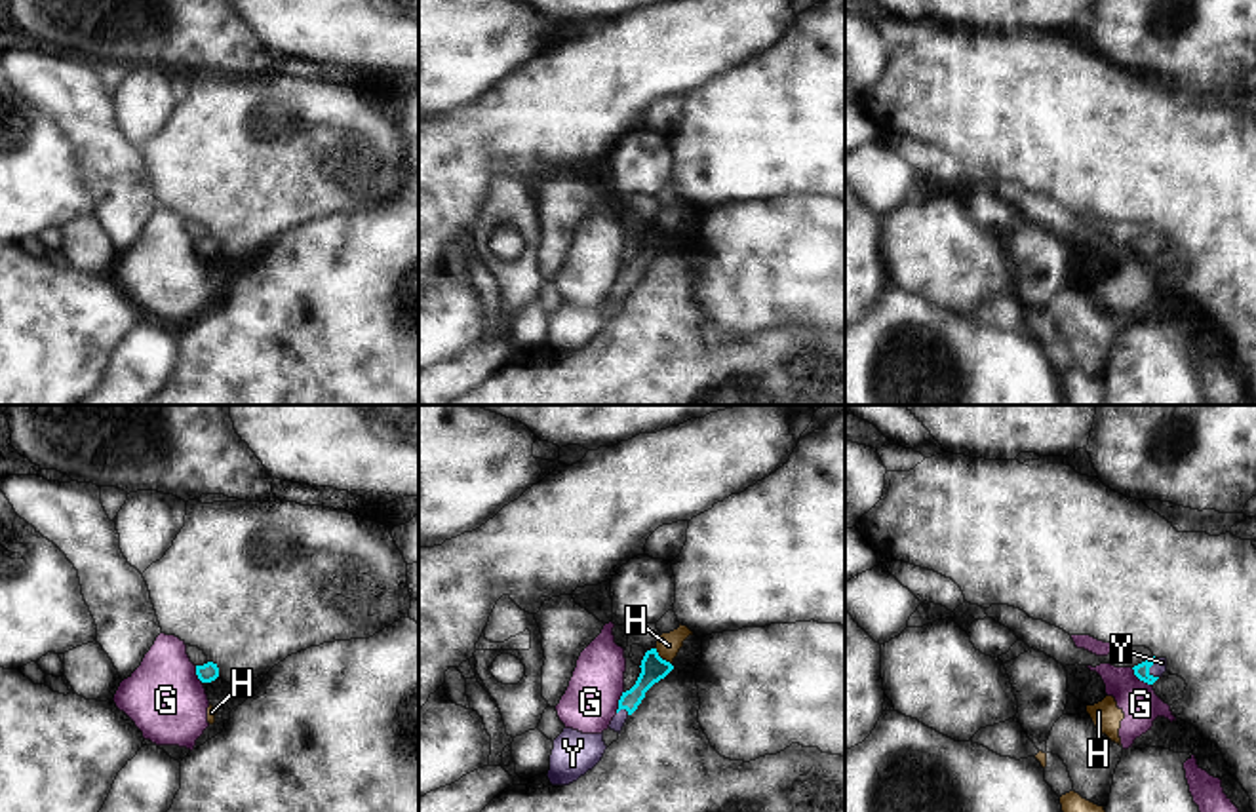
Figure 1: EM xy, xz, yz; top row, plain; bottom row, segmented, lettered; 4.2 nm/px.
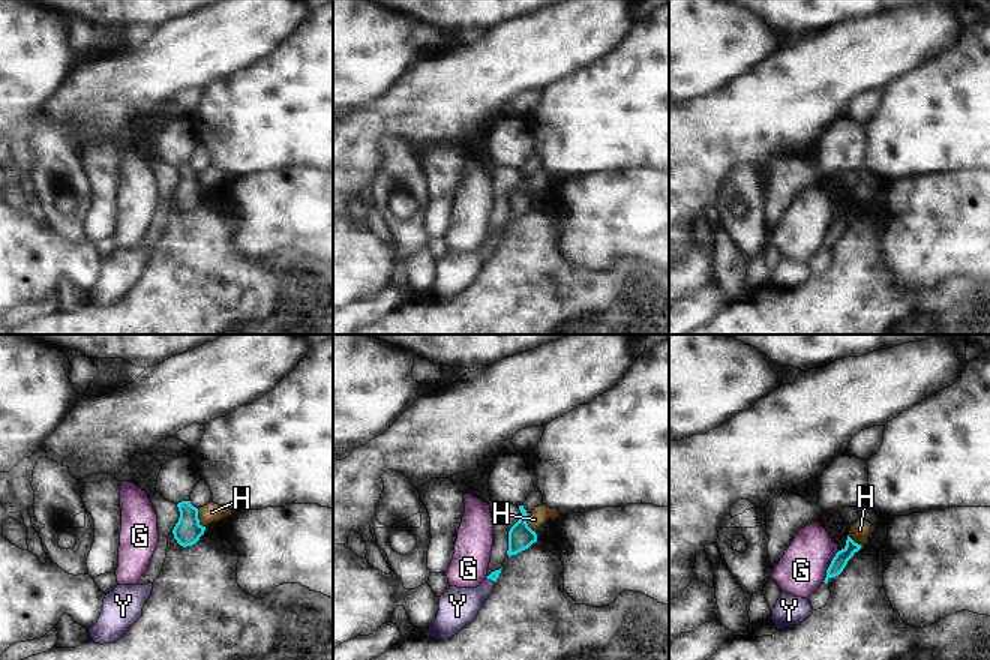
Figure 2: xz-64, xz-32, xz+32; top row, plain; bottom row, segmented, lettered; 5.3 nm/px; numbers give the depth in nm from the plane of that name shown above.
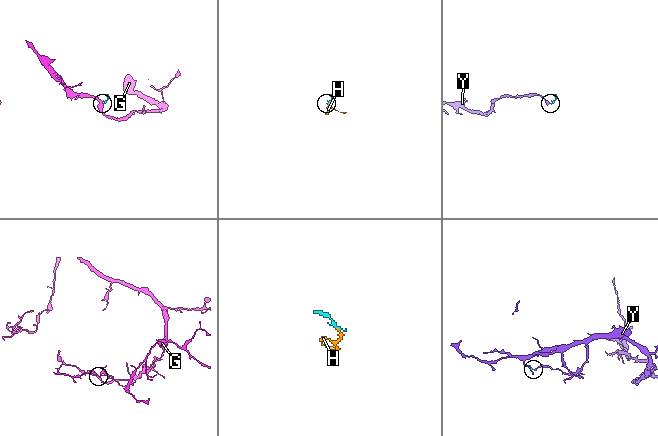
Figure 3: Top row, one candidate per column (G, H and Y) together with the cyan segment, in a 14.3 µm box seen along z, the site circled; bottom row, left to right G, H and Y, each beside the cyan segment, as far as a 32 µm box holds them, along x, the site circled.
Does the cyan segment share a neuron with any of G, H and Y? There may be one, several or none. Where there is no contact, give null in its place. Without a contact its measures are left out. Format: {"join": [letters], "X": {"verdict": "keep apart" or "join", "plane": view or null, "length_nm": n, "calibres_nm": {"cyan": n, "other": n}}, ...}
{"join": ["Y"], "G": {"verdict": "keep apart", "plane": "yz", "length_nm": 120, "calibres_nm": {"cyan": 60, "other": 160}}, "H": {"verdict": "keep apart", "plane": "xz", "length_nm": 100, "calibres_nm": {"cyan": 110, "other": 100}}, "Y": {"verdict": "join", "plane": "yz", "length_nm": 90, "calibres_nm": {"cyan": 60, "other": 60}}}

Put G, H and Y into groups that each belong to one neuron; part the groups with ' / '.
G H / Y

